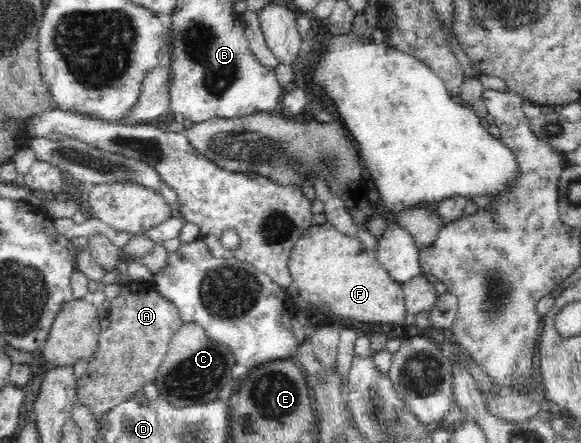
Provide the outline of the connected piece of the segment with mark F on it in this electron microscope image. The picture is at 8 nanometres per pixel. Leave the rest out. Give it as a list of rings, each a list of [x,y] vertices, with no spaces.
[[[332,224],[312,225],[292,247],[288,262],[293,285],[311,299],[318,296],[328,310],[342,318],[353,318],[358,322],[405,324],[406,303],[403,285],[391,278],[376,259],[376,251],[366,249],[365,245],[353,236],[346,236]]]

